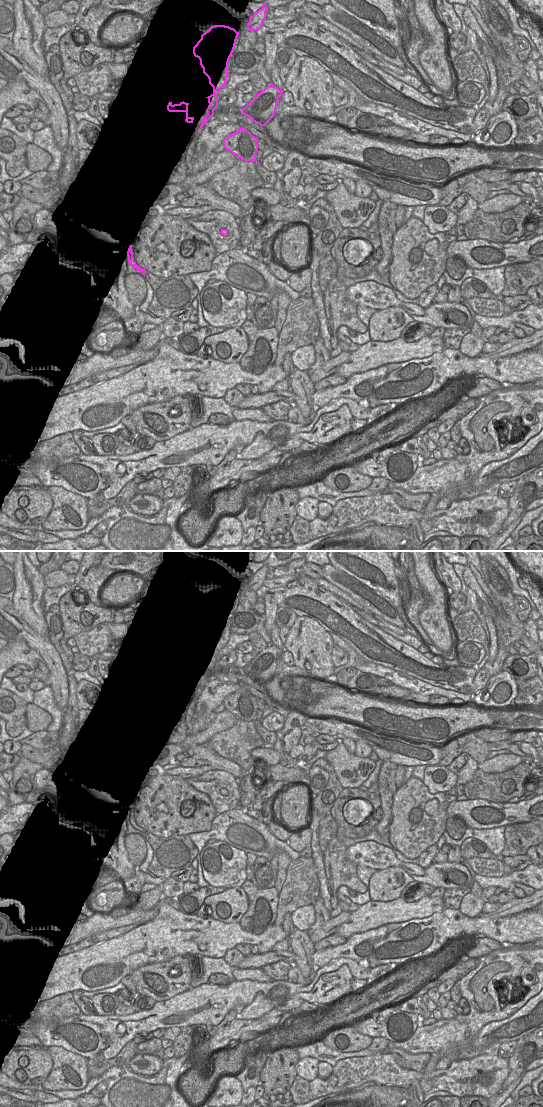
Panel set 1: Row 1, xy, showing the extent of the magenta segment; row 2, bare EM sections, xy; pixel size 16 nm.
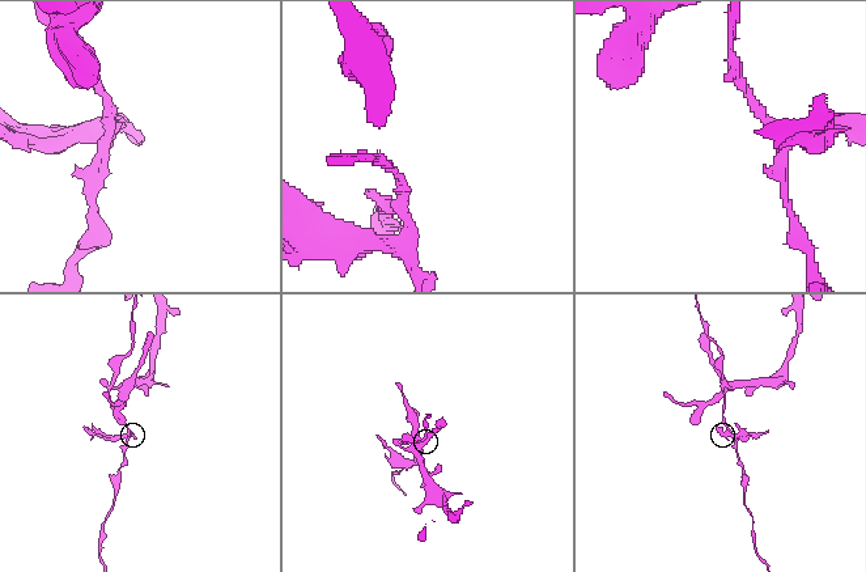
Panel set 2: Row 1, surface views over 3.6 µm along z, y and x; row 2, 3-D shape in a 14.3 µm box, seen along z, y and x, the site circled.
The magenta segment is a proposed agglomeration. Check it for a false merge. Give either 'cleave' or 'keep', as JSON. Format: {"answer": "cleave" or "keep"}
{"answer": "cleave"}

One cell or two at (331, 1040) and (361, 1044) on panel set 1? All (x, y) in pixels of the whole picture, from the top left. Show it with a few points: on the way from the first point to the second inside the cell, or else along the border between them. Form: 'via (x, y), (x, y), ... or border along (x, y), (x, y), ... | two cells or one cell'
via (338, 1040), (354, 1041) | one cell

